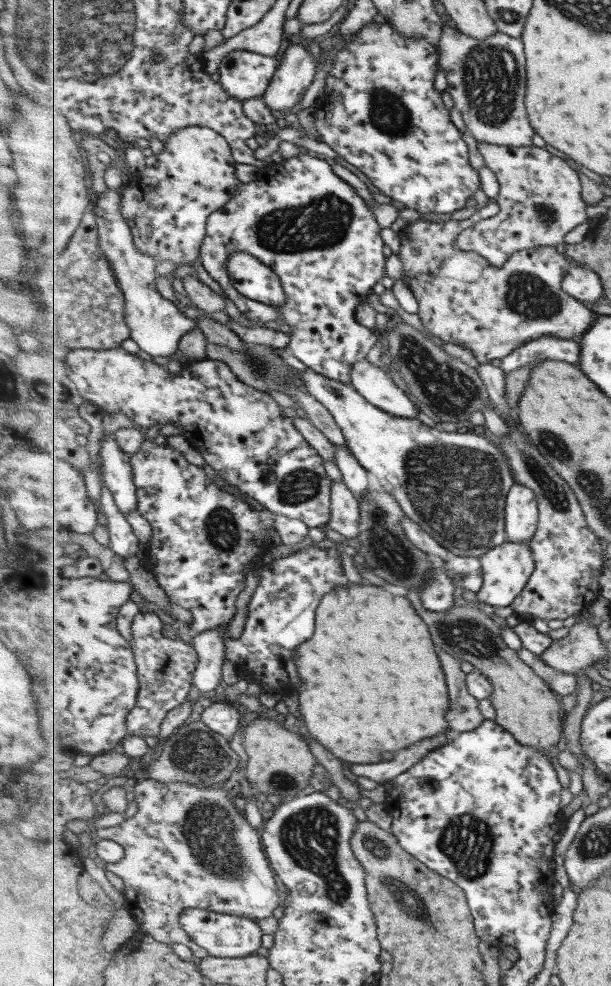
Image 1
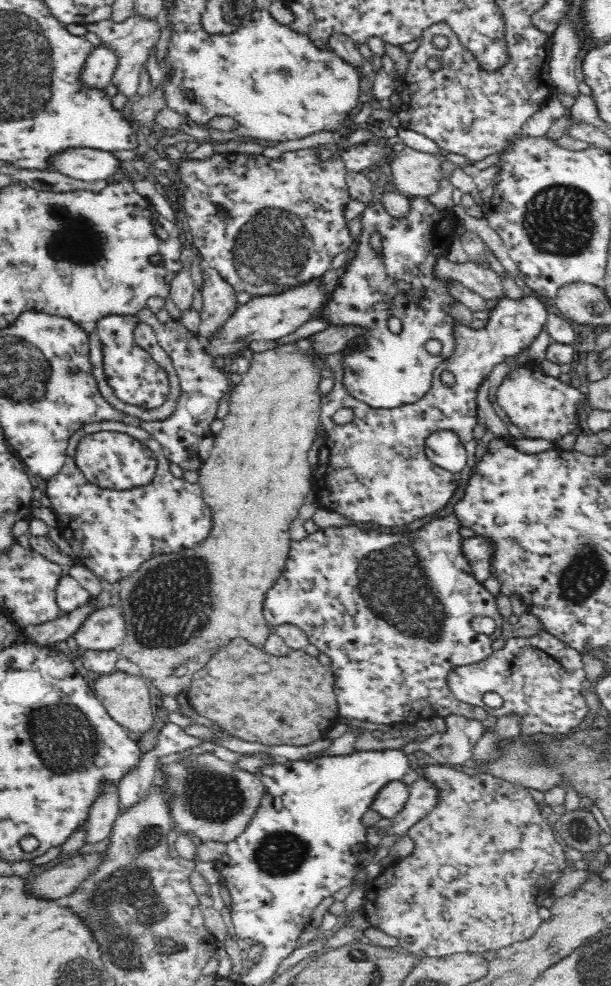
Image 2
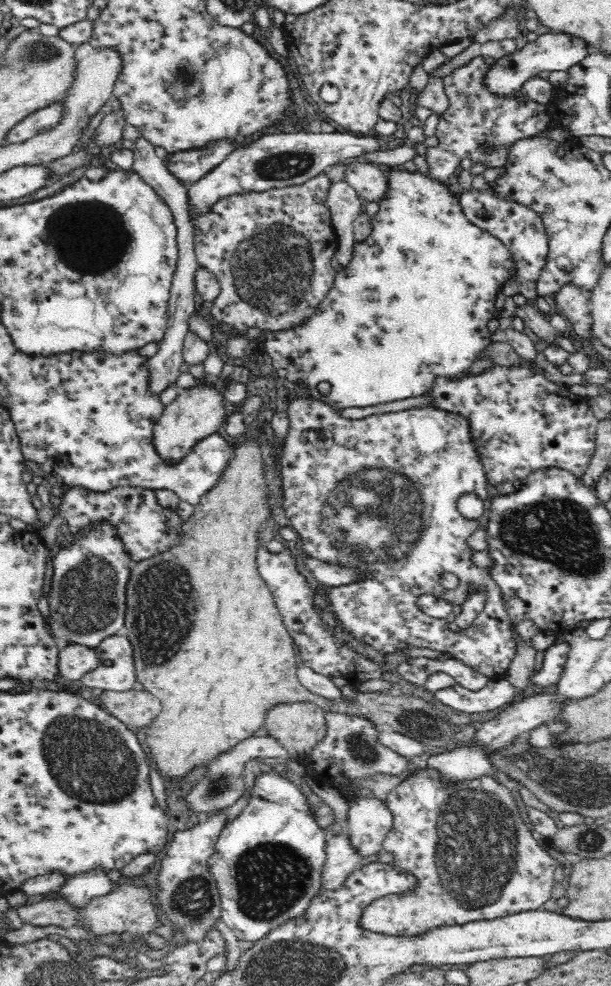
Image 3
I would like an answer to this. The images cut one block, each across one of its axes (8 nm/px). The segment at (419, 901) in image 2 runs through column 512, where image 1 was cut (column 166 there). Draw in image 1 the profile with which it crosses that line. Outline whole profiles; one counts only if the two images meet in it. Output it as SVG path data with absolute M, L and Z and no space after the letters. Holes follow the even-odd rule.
M149 777L144 781L137 782L133 788L133 791L135 792L135 801L139 806L137 813L131 818L125 819L120 825L100 828L93 833L95 839L114 840L121 844L126 850L125 858L123 858L121 862L116 862L115 864L107 862L105 868L123 880L125 886L123 890L123 899L126 901L126 907L134 914L135 918L141 922L141 931L145 935L152 936L157 942L163 942L163 944L184 944L191 950L194 957L198 957L201 960L210 957L209 952L193 942L193 938L190 938L190 934L184 928L181 928L181 924L179 924L181 912L185 909L205 909L219 914L223 913L261 920L261 918L273 916L273 910L275 910L277 904L279 904L279 896L275 893L279 890L277 880L275 880L276 872L270 865L270 859L267 856L262 841L261 829L255 828L246 819L245 814L243 816L237 811L235 804L233 804L227 795L227 788L228 786L226 785L216 785L215 787L211 786L210 788L206 788L203 786L195 786L189 782L164 783Z

